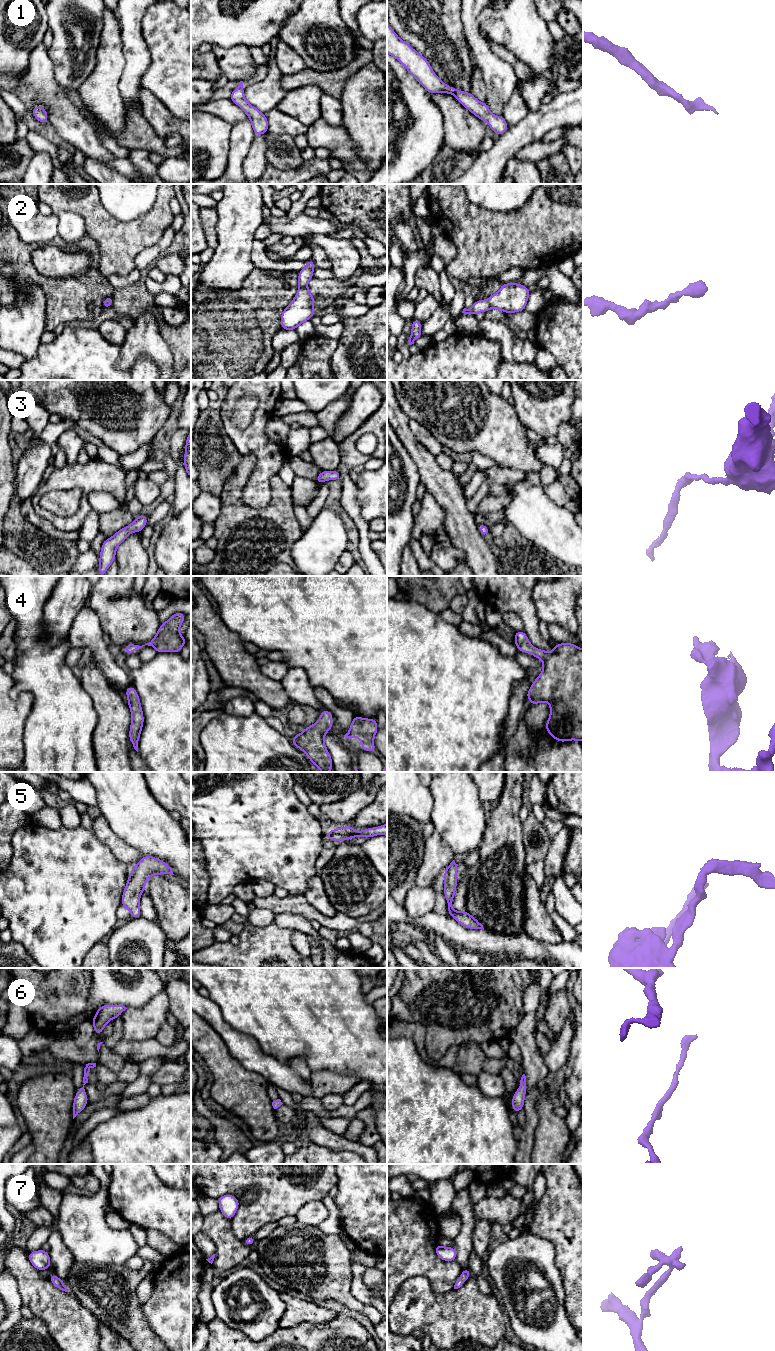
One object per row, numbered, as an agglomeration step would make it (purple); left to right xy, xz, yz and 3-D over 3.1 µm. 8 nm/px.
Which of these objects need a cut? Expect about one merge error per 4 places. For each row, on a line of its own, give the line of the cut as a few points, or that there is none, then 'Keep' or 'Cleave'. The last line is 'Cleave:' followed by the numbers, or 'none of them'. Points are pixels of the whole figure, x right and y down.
1: No split. Keep
2: No split. Keep
3: No split. Keep
4: No split. Keep
5: No split. Keep
6: No split. Keep
7: No split. Keep
Cleave: none of them

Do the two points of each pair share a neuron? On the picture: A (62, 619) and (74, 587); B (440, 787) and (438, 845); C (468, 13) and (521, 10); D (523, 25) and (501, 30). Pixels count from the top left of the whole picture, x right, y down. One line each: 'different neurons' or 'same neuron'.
A: same neuron
B: different neurons
C: different neurons
D: same neuron

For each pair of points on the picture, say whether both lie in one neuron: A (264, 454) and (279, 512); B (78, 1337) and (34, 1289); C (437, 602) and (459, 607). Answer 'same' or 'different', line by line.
A: different
B: same
C: different

